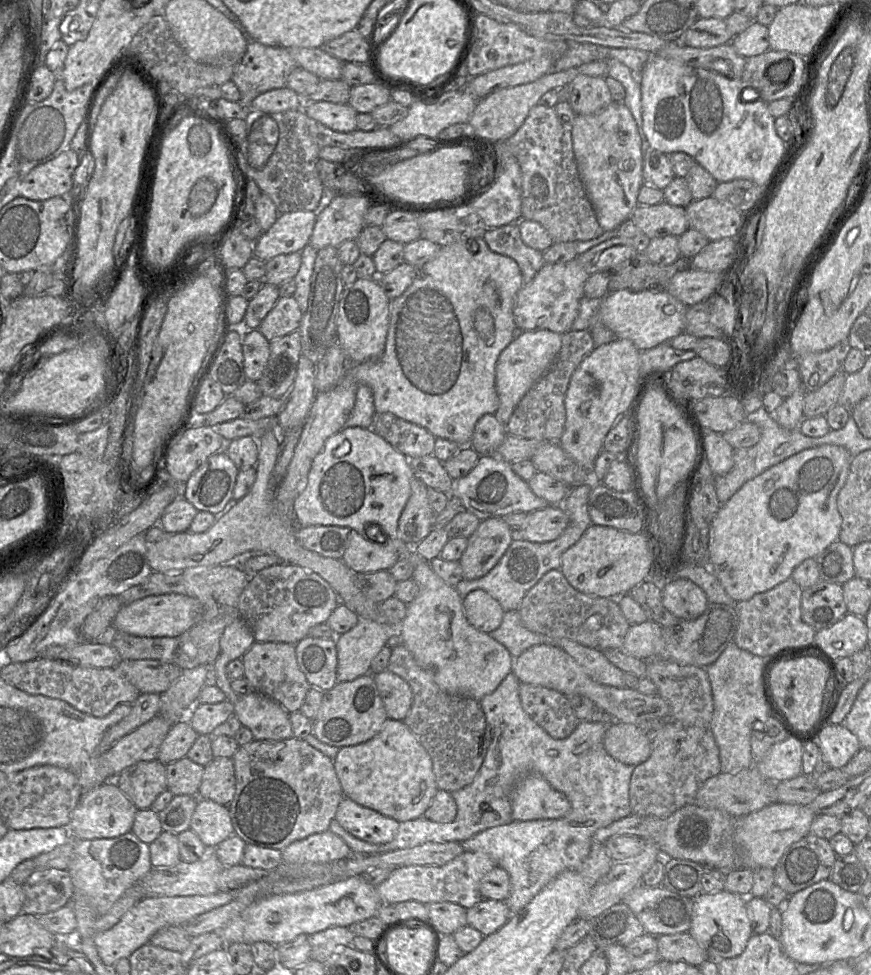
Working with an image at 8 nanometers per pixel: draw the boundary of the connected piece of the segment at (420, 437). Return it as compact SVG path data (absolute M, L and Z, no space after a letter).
M375 413L372 429L408 459L432 455L436 437L427 429L391 413Z

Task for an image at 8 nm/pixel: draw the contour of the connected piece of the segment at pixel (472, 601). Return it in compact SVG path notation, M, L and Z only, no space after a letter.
M473 590L462 599L462 603L467 620L478 631L489 634L501 625L504 610L486 591Z

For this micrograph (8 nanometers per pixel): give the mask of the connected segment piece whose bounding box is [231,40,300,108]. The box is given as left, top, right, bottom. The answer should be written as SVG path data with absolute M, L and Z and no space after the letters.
M249 40L246 52L231 77L240 92L240 103L250 108L252 101L260 94L286 87L289 75L296 67L300 66L297 66L287 48L266 46Z

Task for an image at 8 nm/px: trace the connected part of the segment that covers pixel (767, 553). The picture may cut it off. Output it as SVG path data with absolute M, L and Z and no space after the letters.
M823 445L804 450L769 468L754 479L749 480L725 504L721 505L721 508L714 518L709 531L709 568L717 577L726 593L735 603L747 601L756 594L764 593L775 588L779 584L791 578L794 569L804 560L808 558L816 558L831 543L838 540L842 518L837 509L837 496L847 479L851 459L852 457L848 451L837 445Z

